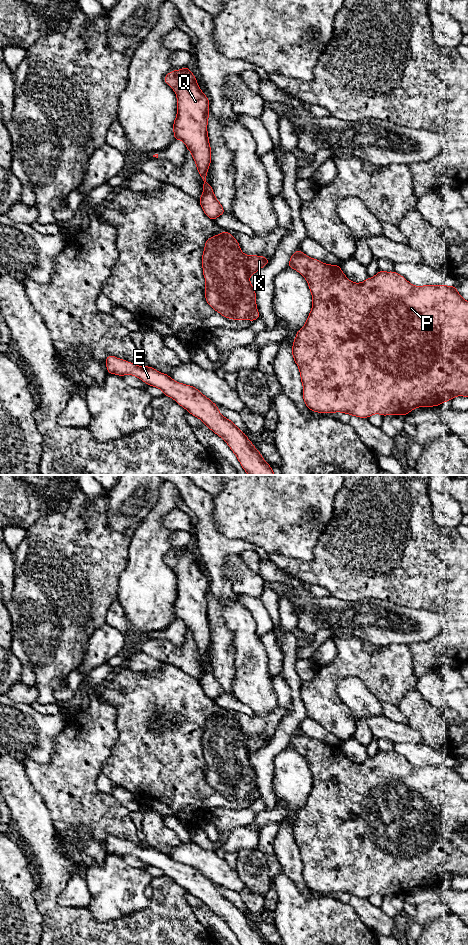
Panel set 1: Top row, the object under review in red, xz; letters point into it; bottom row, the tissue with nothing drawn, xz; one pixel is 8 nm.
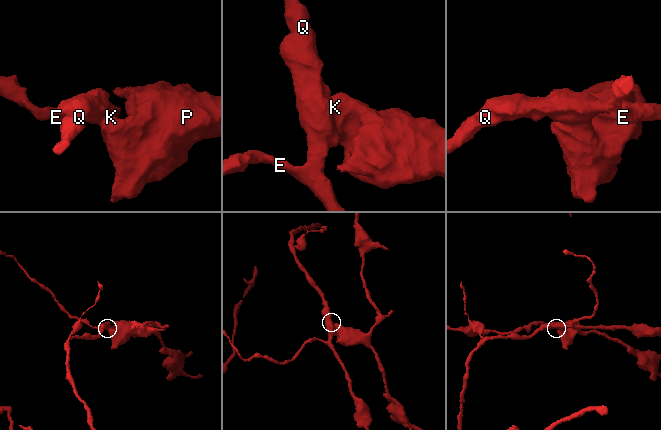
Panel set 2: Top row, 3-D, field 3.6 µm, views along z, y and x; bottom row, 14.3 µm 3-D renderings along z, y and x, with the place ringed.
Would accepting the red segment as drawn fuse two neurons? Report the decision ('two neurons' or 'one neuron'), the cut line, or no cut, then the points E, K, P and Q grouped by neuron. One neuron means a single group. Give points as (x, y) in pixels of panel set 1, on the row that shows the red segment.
two neurons; cut in xz along (246, 255), (245, 269), (248, 277); E Q / K P

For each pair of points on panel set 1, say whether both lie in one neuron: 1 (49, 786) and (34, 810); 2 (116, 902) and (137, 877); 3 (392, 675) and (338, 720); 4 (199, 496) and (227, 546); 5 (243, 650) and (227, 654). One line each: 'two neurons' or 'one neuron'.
1: two neurons
2: one neuron
3: one neuron
4: one neuron
5: two neurons

